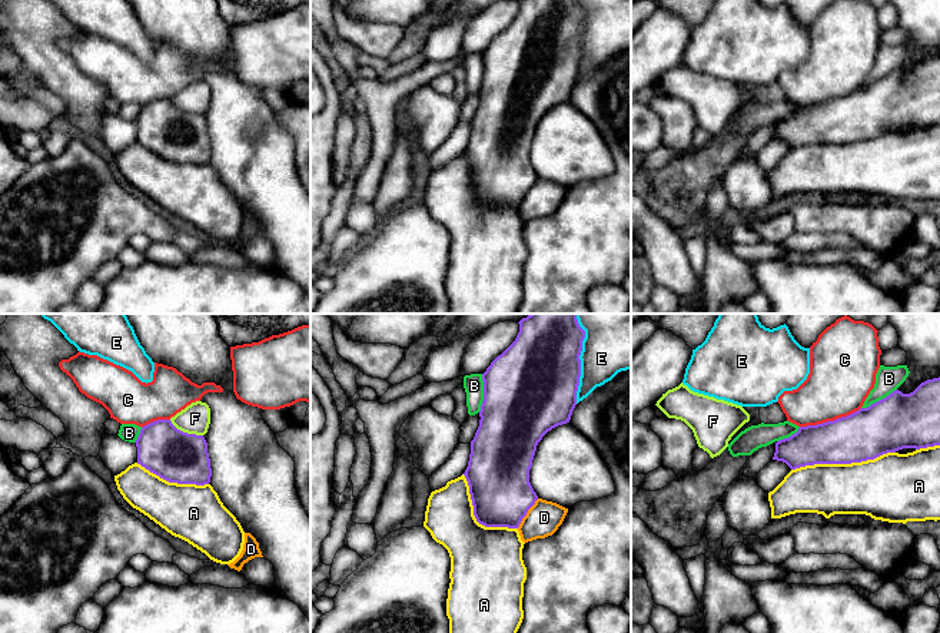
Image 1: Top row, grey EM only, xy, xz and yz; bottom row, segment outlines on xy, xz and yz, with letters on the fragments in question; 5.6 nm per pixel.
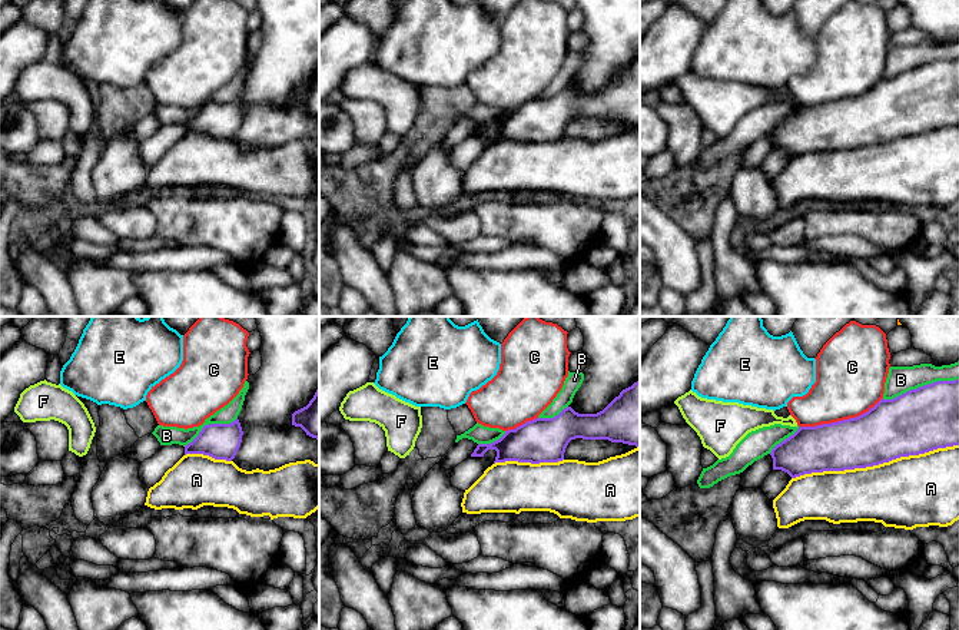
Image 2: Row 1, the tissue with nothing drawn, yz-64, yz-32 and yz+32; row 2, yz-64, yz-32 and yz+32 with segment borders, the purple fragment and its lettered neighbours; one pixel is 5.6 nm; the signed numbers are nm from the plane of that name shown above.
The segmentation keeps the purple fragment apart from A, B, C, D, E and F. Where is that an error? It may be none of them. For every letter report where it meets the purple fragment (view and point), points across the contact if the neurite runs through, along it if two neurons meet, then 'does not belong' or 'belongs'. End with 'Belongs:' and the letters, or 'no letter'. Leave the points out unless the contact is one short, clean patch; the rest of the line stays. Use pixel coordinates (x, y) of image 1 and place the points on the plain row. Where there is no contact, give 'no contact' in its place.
A: contact yz (843, 142); belongs
B: contact xz (484, 72); does not belong
C: contact yz (830, 100); does not belong
D: contact xz (527, 191); does not belong
E: contact xz (580, 42); does not belong
F: contact xy (186, 112); does not belong
Belongs: A

